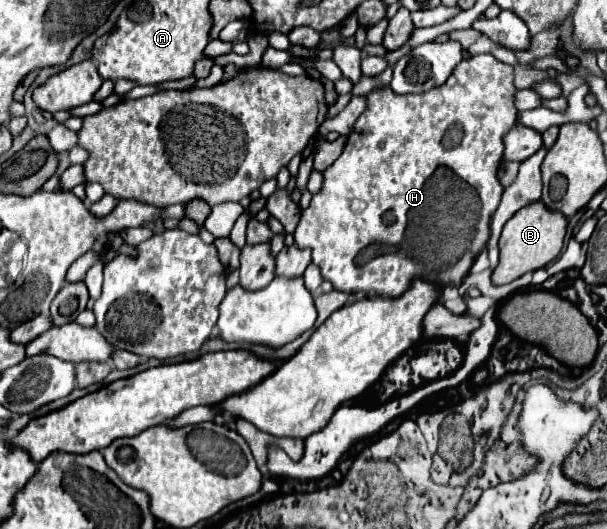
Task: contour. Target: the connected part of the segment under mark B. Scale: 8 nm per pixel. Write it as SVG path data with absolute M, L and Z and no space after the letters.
M534 202L534 204L528 204L526 208L518 210L506 222L502 236L498 240L500 262L494 268L492 284L494 286L508 284L508 282L524 276L526 272L534 272L538 268L544 268L548 262L552 262L564 246L566 224L568 224L568 220L564 216L558 216L558 212L546 212L546 208L542 208L542 202Z

